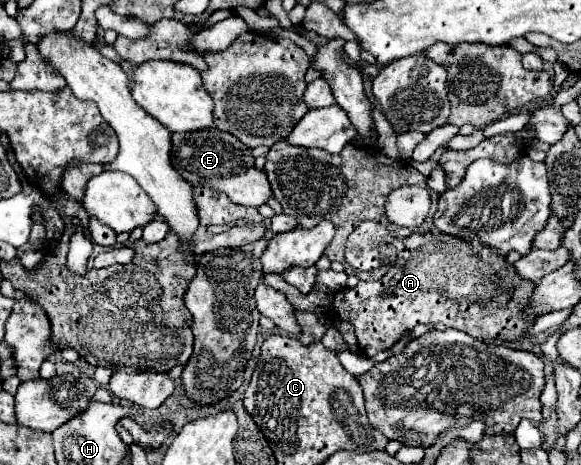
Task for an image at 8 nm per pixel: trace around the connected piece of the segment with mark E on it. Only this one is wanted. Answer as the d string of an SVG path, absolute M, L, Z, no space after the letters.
M216 127L186 135L174 133L170 159L184 181L192 185L206 185L214 191L222 191L230 197L230 201L238 205L260 207L268 201L268 197L272 197L266 173L254 169L254 157L250 153L250 147L242 145L234 135L222 133Z

